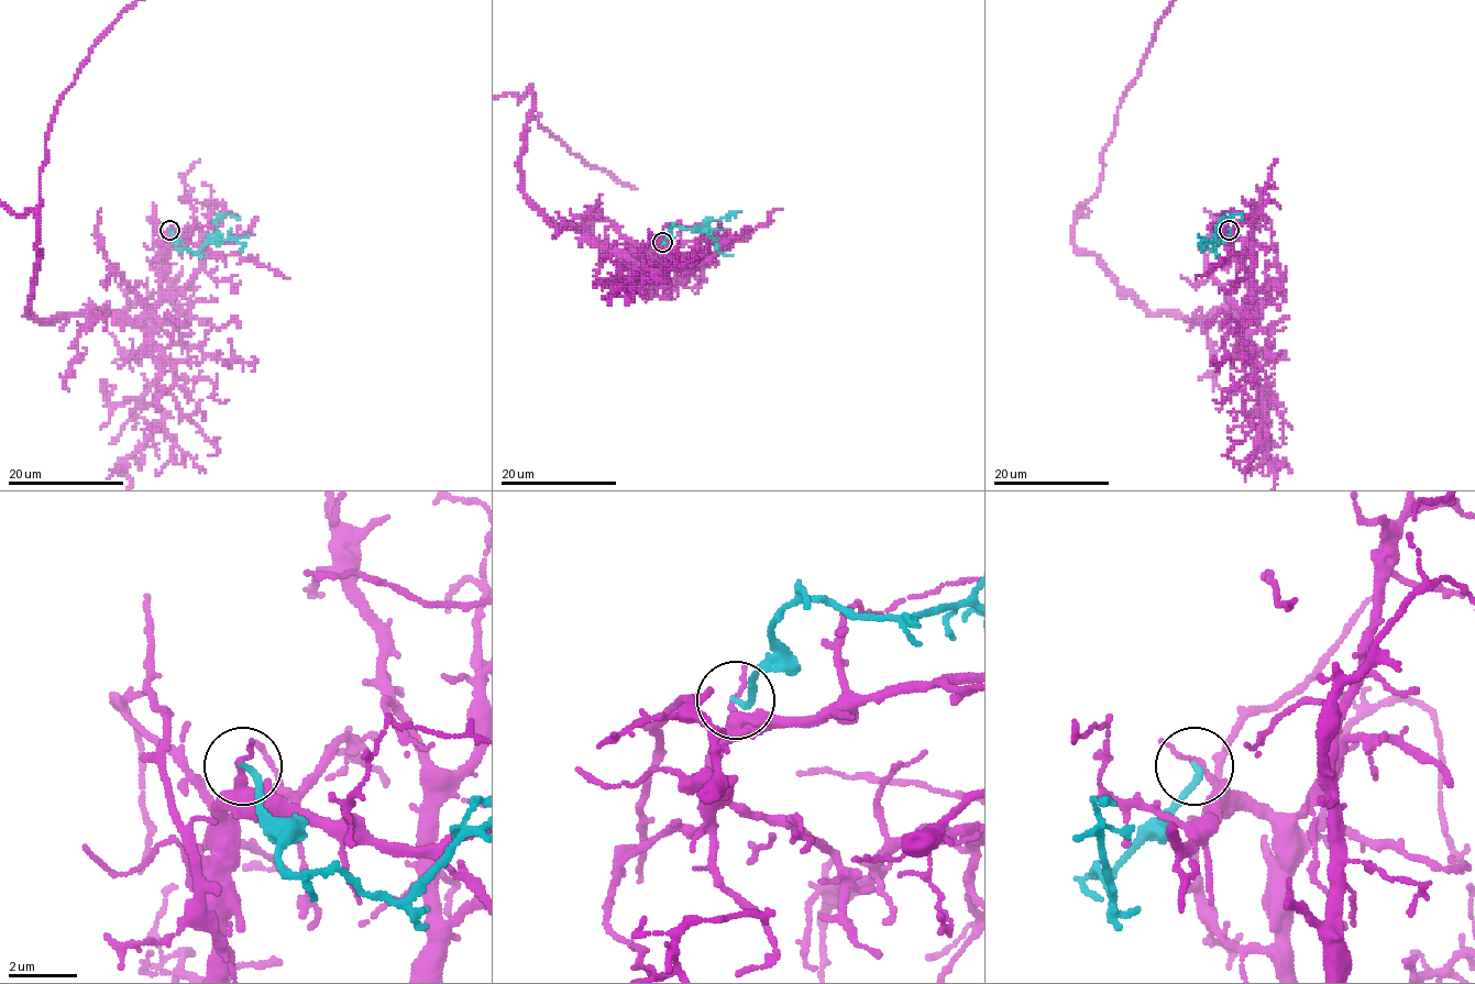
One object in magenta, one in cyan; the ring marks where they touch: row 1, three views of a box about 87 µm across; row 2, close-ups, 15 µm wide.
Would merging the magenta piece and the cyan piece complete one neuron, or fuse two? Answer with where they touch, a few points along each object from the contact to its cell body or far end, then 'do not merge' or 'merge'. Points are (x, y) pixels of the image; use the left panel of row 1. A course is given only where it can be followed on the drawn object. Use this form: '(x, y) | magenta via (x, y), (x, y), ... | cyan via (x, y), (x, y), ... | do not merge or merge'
(169, 230) | magenta via (169, 229), (161, 297), (140, 317), (26, 313), (51, 120), (94, 42) | cyan via (169, 231), (175, 245), (197, 253), (212, 235), (216, 222), (224, 214), (238, 217), (238, 220) | do not merge

